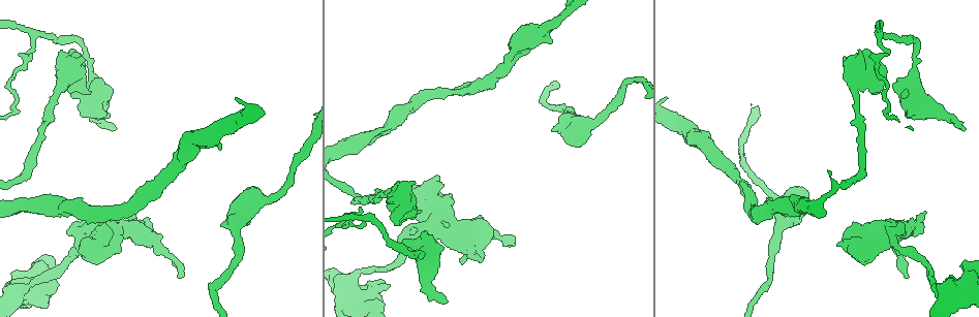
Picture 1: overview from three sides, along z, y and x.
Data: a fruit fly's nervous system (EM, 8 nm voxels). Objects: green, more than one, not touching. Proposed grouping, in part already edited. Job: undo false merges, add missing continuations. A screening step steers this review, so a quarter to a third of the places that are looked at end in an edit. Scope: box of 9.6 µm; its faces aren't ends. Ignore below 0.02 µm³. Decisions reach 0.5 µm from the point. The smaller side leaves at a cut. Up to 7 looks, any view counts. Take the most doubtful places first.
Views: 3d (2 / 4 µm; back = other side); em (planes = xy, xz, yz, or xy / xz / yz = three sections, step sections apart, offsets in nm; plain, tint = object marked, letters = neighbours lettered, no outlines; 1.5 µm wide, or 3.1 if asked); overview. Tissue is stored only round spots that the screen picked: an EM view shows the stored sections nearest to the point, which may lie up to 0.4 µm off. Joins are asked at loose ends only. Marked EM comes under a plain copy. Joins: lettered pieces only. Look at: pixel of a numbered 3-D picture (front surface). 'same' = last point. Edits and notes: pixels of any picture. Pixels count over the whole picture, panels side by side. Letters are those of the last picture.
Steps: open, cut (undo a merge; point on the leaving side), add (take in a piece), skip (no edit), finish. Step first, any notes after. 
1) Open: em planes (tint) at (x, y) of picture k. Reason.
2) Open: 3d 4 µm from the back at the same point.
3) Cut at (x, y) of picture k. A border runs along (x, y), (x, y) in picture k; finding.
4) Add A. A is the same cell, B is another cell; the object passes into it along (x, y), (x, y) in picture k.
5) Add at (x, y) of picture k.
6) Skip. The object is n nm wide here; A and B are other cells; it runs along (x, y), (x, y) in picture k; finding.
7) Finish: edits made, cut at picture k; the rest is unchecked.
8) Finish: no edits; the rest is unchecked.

Open: 3d 4 µm at (108, 243) of picture 1. Free end.

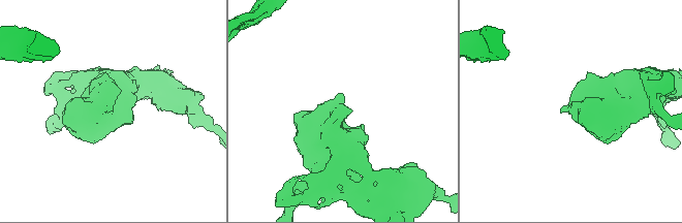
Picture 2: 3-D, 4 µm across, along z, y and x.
Open: em planes (letters) at (342, 93) of picture 2. Shape alone is not enough.

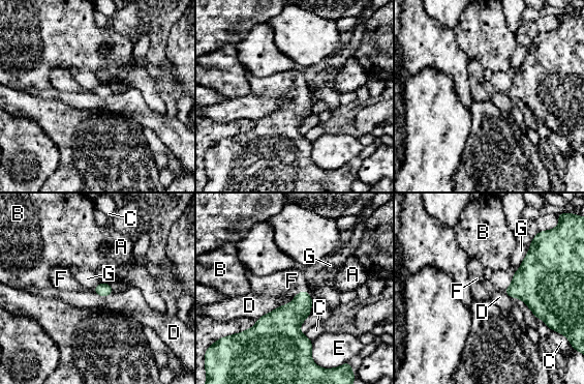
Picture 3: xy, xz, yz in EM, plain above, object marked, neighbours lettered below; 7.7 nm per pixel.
Add F. F is the same cell, A, B, C, D, E and G are other cells; the cell continues.

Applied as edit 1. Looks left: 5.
Open: 3d 4 µm at (879, 34) of picture 1.

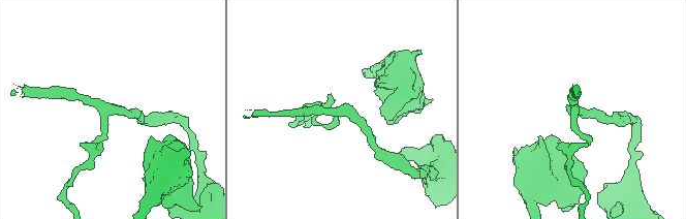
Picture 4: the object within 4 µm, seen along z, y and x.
Open: em planes (letters) at (573, 112) of picture 4. 3 arms meet here.

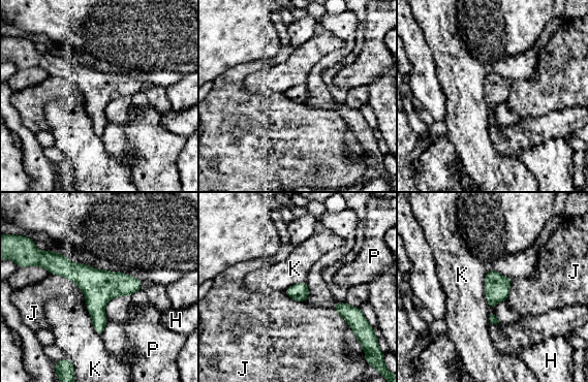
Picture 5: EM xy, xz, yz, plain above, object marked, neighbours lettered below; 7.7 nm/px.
Skip. H, J, K and P are other cells; it runs along (55, 269), (138, 286) in picture 5; continuous, no second cell.

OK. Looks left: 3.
Open: em xy step 8 (tint) at (9, 210) of picture 1. Sudden change in width.

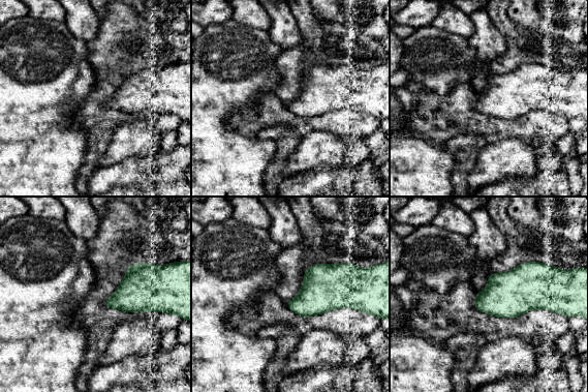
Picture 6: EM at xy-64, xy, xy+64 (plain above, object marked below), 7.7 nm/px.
Open: em planes (letters) at the same point.

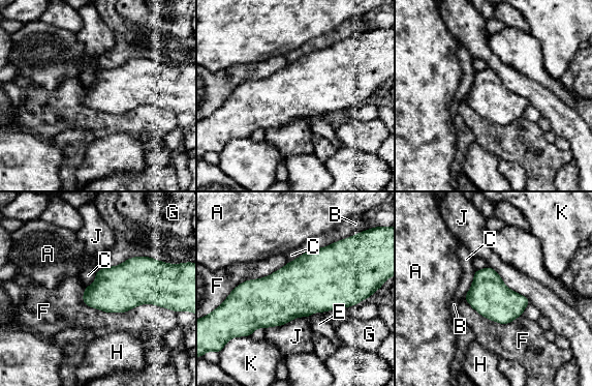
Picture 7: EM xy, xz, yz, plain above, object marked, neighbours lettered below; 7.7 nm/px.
Skip. A, B, C, E, F, G, H, J and K are other cells; continuous, no second cell.

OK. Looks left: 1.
Finish: edits made, add at picture 3; the rest is unchecked.

